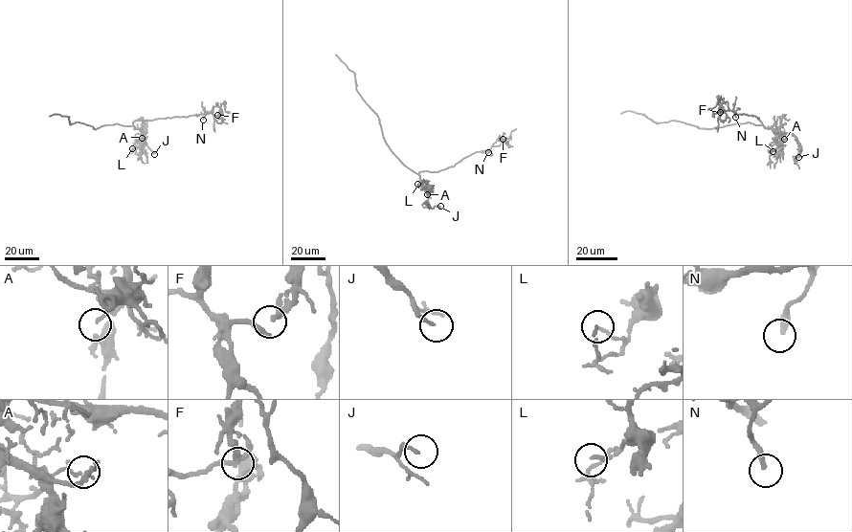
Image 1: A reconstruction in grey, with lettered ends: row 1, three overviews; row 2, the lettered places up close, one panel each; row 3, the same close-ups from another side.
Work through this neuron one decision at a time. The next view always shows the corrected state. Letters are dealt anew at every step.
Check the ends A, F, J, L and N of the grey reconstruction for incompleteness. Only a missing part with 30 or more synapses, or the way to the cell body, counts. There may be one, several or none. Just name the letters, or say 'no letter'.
J, N

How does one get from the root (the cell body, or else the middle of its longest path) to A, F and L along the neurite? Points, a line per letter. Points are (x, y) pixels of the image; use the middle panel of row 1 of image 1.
A: (407, 167), (428, 186), (427, 194)
F: (407, 167), (418, 174), (426, 170), (437, 171), (453, 166), (476, 152), (499, 145), (505, 140), (503, 139)
L: (407, 167), (418, 175), (429, 190), (423, 189), (421, 181), (417, 184)

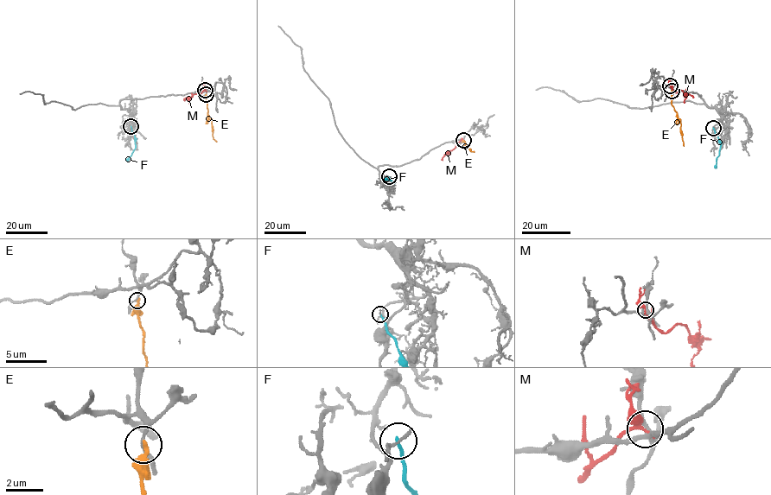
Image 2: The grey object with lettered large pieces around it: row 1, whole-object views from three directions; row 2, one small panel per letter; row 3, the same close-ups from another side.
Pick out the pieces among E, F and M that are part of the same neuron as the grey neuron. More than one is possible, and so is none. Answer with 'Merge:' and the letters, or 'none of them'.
Merge: none of them

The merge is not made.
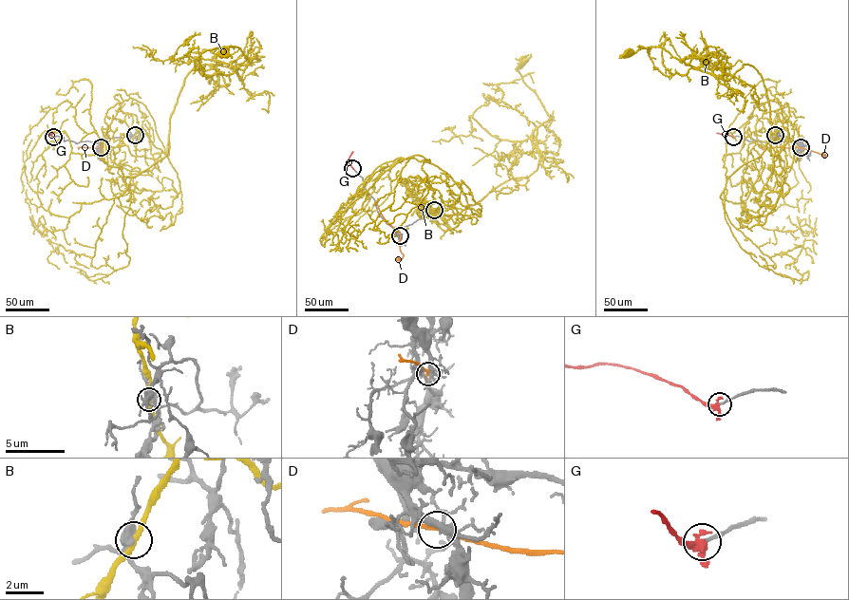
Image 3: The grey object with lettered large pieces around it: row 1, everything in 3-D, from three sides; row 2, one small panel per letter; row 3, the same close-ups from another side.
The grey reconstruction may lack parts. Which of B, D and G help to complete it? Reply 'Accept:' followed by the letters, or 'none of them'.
Accept: G

